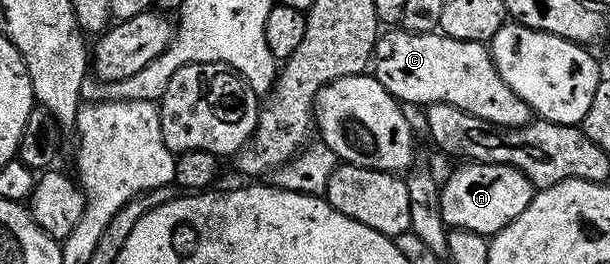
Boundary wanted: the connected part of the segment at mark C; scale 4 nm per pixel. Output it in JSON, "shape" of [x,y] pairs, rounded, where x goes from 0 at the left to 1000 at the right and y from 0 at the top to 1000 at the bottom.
{"shape":[[[641,110],[620,144],[608,269],[628,337],[659,394],[731,390],[815,481],[862,477],[870,451],[869,405],[830,322],[808,242],[807,205],[792,182],[789,163],[746,155],[715,121],[682,129]]]}

